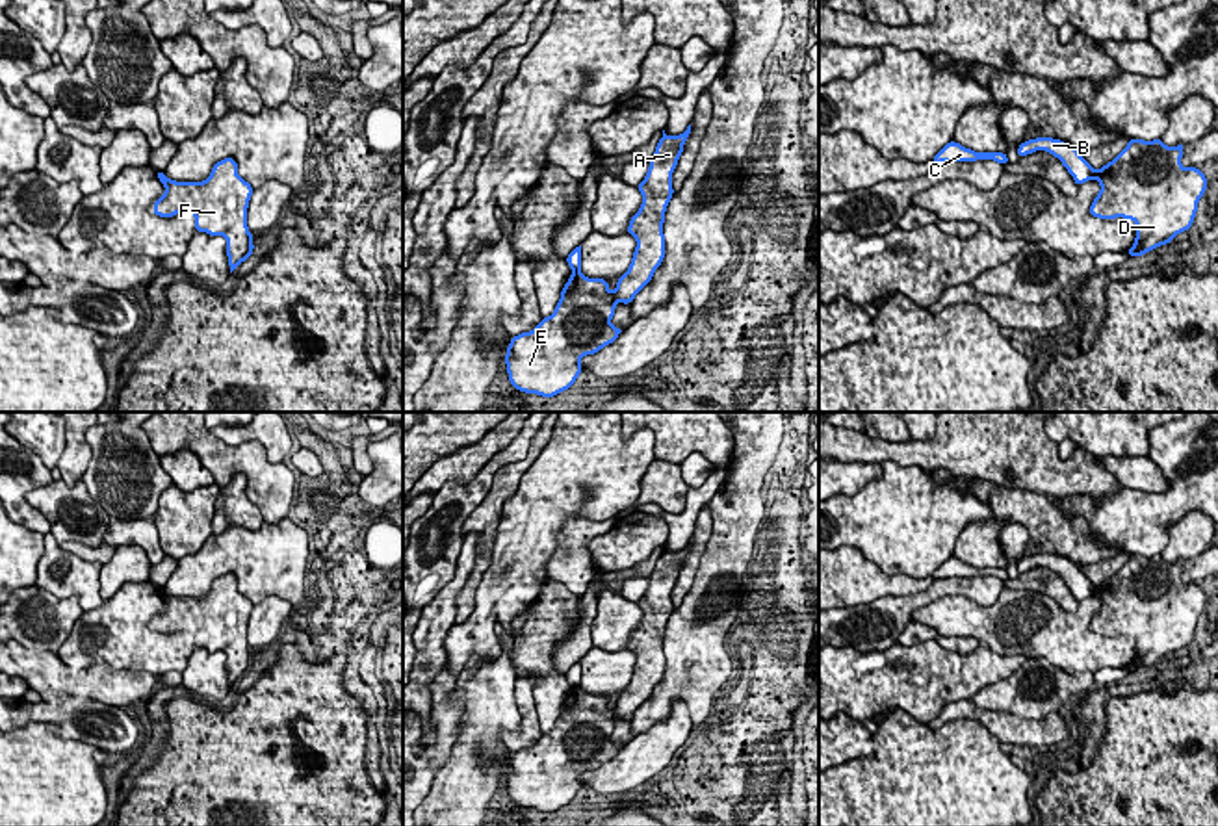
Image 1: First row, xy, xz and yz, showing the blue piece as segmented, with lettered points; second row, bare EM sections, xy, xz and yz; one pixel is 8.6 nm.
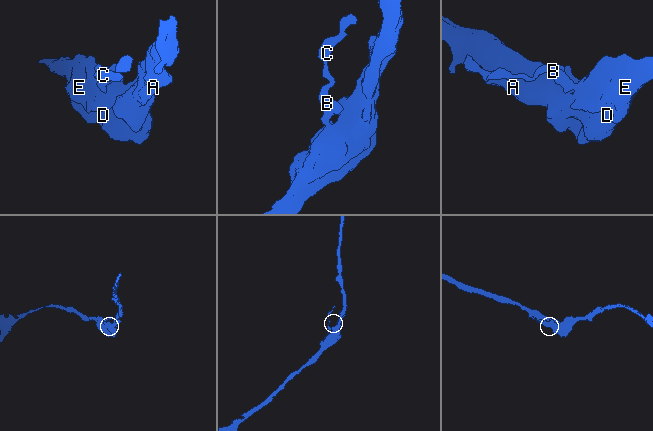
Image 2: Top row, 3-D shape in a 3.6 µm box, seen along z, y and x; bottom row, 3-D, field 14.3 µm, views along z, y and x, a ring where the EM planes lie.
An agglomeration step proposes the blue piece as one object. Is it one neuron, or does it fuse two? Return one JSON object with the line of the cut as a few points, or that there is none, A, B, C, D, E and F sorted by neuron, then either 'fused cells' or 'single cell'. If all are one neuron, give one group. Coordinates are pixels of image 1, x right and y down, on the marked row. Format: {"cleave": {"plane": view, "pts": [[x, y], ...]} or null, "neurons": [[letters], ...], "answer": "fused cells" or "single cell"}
{"cleave": null, "neurons": [["A", "B", "C", "D", "E", "F"]], "answer": "single cell"}

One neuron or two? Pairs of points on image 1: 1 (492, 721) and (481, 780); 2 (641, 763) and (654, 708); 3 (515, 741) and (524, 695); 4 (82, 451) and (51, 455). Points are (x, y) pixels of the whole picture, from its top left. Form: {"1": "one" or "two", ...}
{"1": "one", "2": "two", "3": "one", "4": "two"}

